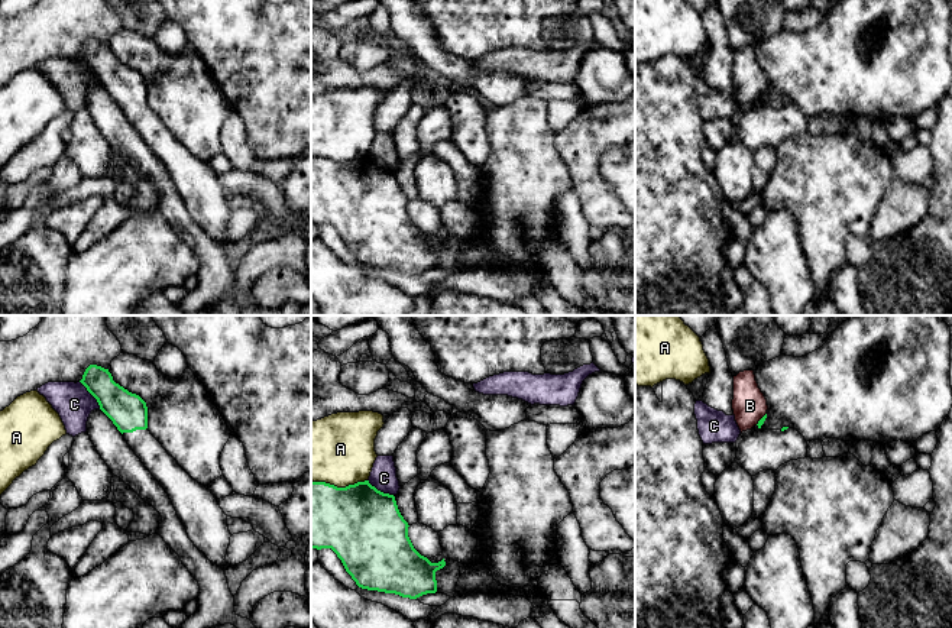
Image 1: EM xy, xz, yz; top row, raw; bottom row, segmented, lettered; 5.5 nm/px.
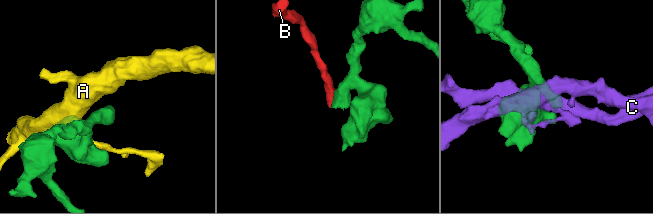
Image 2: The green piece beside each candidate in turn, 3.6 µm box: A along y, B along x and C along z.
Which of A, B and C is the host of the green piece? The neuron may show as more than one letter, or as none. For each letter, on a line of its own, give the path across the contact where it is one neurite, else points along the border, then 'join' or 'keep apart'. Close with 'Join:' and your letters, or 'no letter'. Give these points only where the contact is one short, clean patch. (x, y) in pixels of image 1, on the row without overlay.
A: keep apart
B: along yz (766, 88), (755, 100) | keep apart
C: keep apart
Join: no letter

